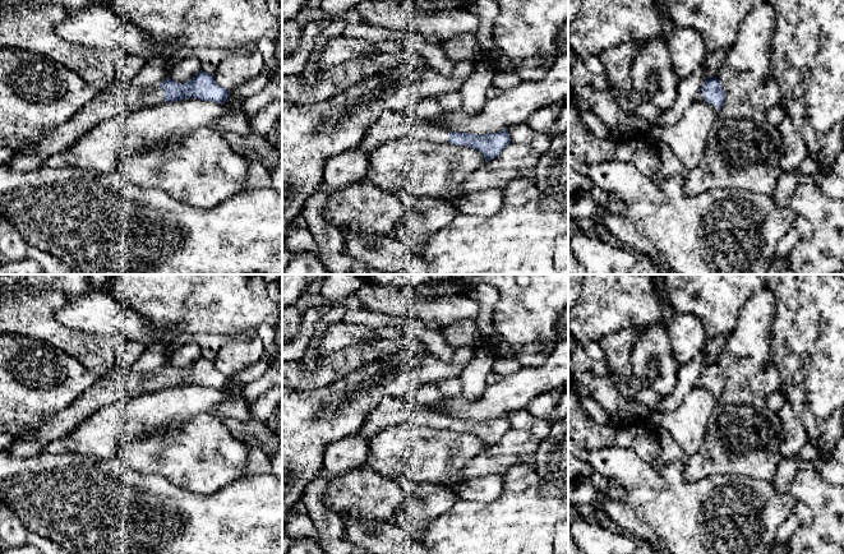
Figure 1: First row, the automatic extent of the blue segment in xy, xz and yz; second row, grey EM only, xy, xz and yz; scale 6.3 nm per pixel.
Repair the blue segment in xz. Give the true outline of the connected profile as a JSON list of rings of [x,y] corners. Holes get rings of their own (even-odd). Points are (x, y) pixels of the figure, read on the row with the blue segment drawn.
[[[384,112],[364,134],[354,151],[368,154],[379,144],[412,137],[438,143],[452,143],[479,151],[486,161],[494,160],[511,143],[508,129],[484,135],[451,131],[414,112]]]

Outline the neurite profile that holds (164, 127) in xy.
[[[189,98],[144,107],[110,119],[87,131],[68,149],[68,166],[105,174],[117,171],[123,158],[138,152],[153,148],[176,152],[183,140],[194,130],[216,128],[216,121],[230,112],[231,105],[227,100],[222,103],[216,103]]]

